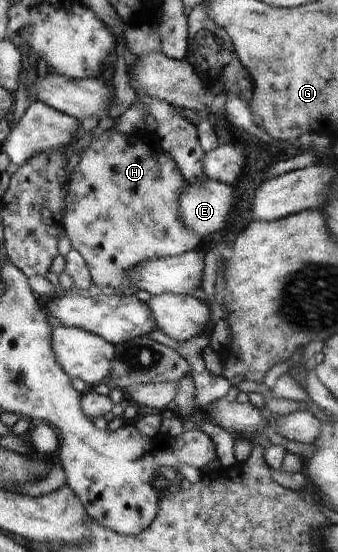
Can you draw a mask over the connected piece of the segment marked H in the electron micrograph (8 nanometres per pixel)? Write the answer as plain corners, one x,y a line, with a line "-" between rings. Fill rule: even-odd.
110,129
107,132
103,132
99,139
91,141
90,145
80,156
75,171
70,175
69,190
66,195
66,208
64,211
64,230
71,240
72,247
83,256
85,263
88,265
93,284
102,288
105,285
109,285
116,292
121,292
125,295
136,295
139,289
134,284
133,268
142,264
144,261
178,256
197,248
199,243
201,243
202,237
180,221
179,196
183,193
187,184
175,160
162,148
161,139
157,135
157,132
137,131
134,134
122,134
114,129

